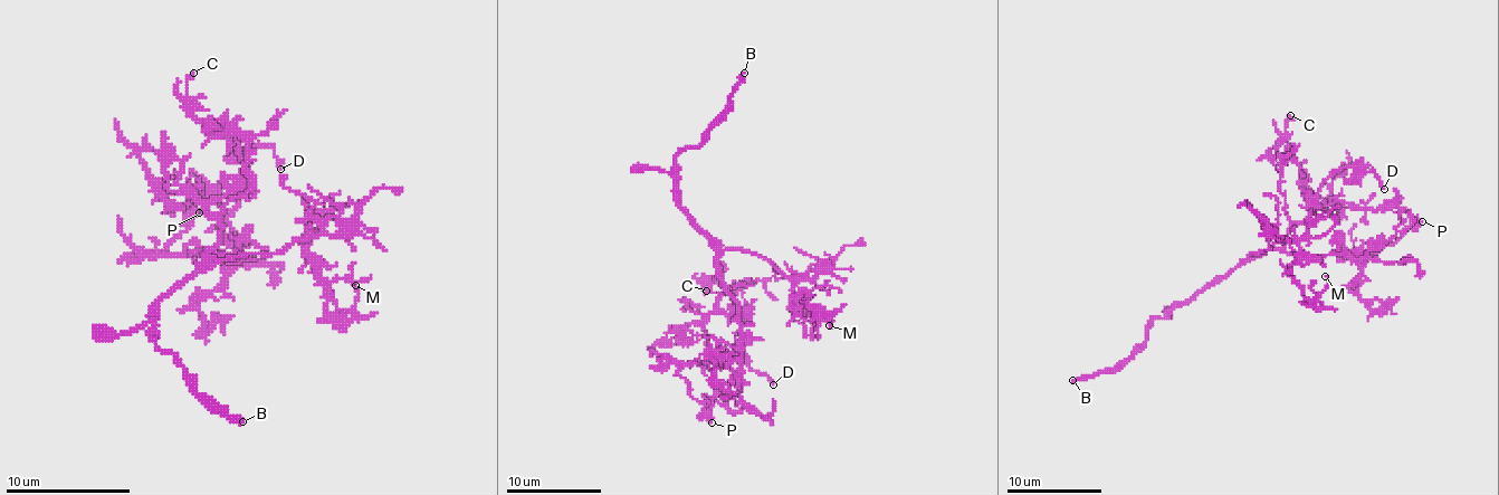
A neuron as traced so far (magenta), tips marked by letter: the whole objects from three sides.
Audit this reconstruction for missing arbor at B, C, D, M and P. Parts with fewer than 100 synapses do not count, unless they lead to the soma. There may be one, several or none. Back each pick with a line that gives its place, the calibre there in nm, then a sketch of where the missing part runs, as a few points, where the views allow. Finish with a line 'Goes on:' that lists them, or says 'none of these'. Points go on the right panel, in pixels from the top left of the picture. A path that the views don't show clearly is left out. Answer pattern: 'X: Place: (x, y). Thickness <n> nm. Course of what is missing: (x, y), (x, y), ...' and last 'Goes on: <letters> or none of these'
B: Place: (1072, 380). Thickness 320 nm
Goes on: B

